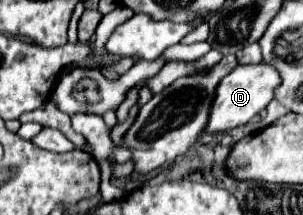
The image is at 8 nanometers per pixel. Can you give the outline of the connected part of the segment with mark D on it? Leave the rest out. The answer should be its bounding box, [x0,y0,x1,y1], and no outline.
[206,63,280,133]

